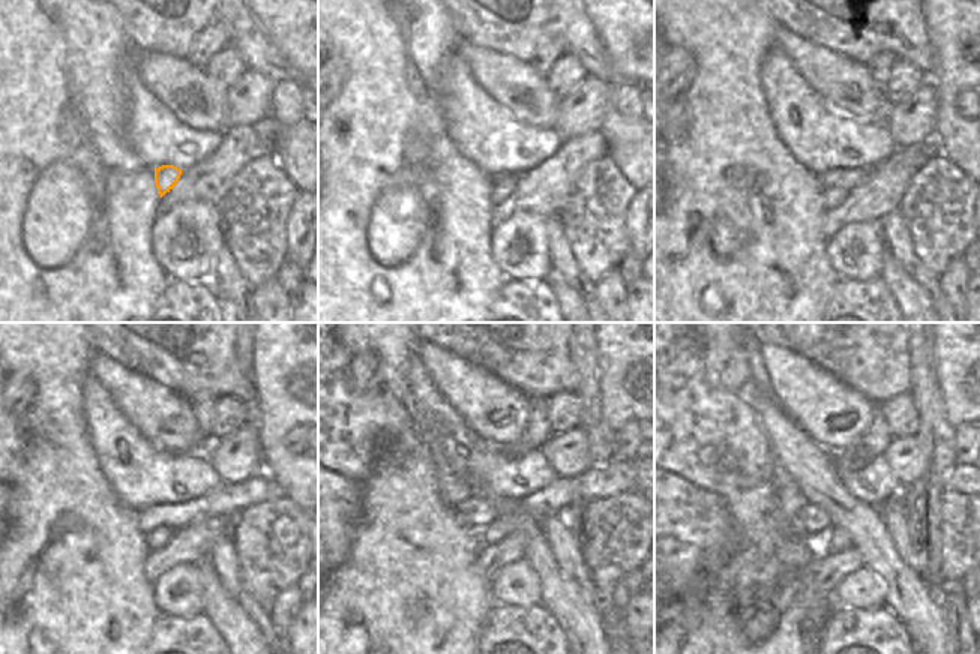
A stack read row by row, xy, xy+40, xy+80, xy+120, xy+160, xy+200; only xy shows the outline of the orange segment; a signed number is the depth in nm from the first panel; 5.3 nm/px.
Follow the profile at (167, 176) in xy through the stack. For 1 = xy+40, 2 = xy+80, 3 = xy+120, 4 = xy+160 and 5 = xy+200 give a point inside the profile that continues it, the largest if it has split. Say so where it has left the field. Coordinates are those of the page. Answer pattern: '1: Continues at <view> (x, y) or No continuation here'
1: Continues at xy+40 (502, 185)
2: Continues at xy+80 (833, 197)
3: Continues at xy+120 (158, 537)
4: Continues at xy+160 (499, 528)
5: Continues at xy+200 (833, 539).

